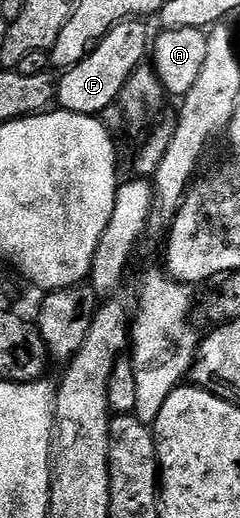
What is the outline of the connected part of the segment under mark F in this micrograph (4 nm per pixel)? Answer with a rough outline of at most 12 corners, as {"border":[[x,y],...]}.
{"border":[[146,21],[117,25],[55,87],[58,109],[102,115],[148,57]]}

